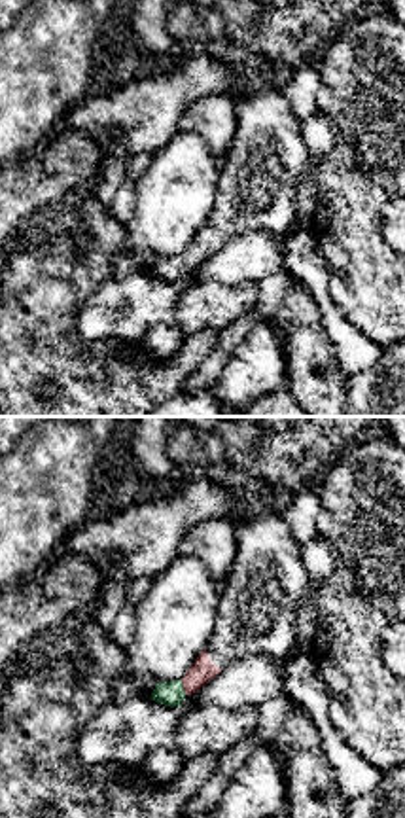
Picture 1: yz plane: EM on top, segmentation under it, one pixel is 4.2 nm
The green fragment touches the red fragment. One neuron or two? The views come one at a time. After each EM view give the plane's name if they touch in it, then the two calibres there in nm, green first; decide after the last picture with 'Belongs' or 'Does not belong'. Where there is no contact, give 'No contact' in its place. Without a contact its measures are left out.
Touches green in yz. Thickness 110 nm (green) against 100 nm

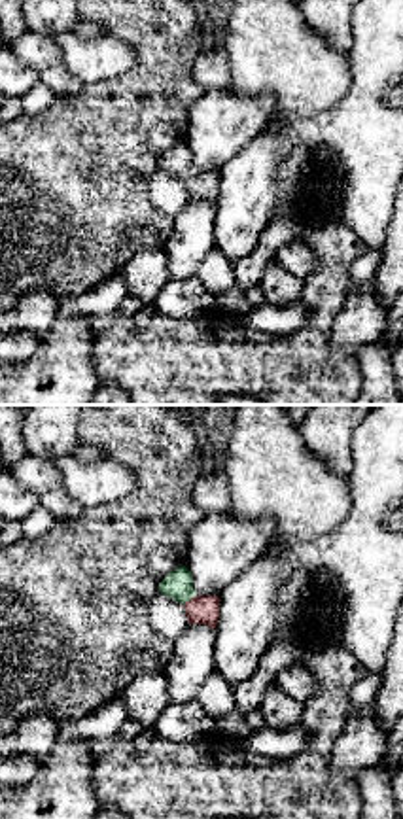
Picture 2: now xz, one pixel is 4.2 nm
Touches green in xz. Thickness 130 nm (green) against 130 nm

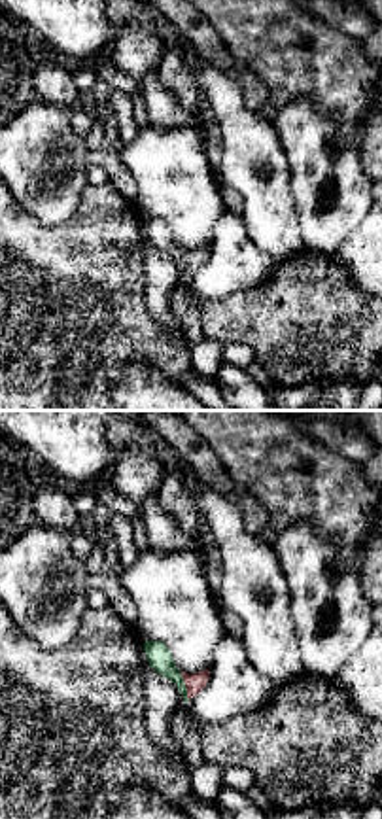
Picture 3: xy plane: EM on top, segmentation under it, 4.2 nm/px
Touches green in xy. Thickness 100 nm (green) against 80 nm

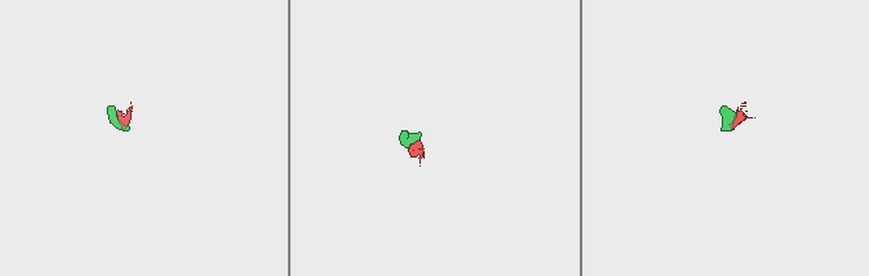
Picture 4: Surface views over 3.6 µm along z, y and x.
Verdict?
Belongs

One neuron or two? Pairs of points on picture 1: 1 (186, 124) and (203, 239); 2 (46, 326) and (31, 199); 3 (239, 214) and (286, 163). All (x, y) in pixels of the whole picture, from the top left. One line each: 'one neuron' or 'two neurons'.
1: two neurons
2: two neurons
3: one neuron

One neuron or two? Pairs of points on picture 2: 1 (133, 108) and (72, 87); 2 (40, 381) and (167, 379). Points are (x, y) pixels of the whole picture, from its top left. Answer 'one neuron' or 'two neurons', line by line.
1: two neurons
2: two neurons

